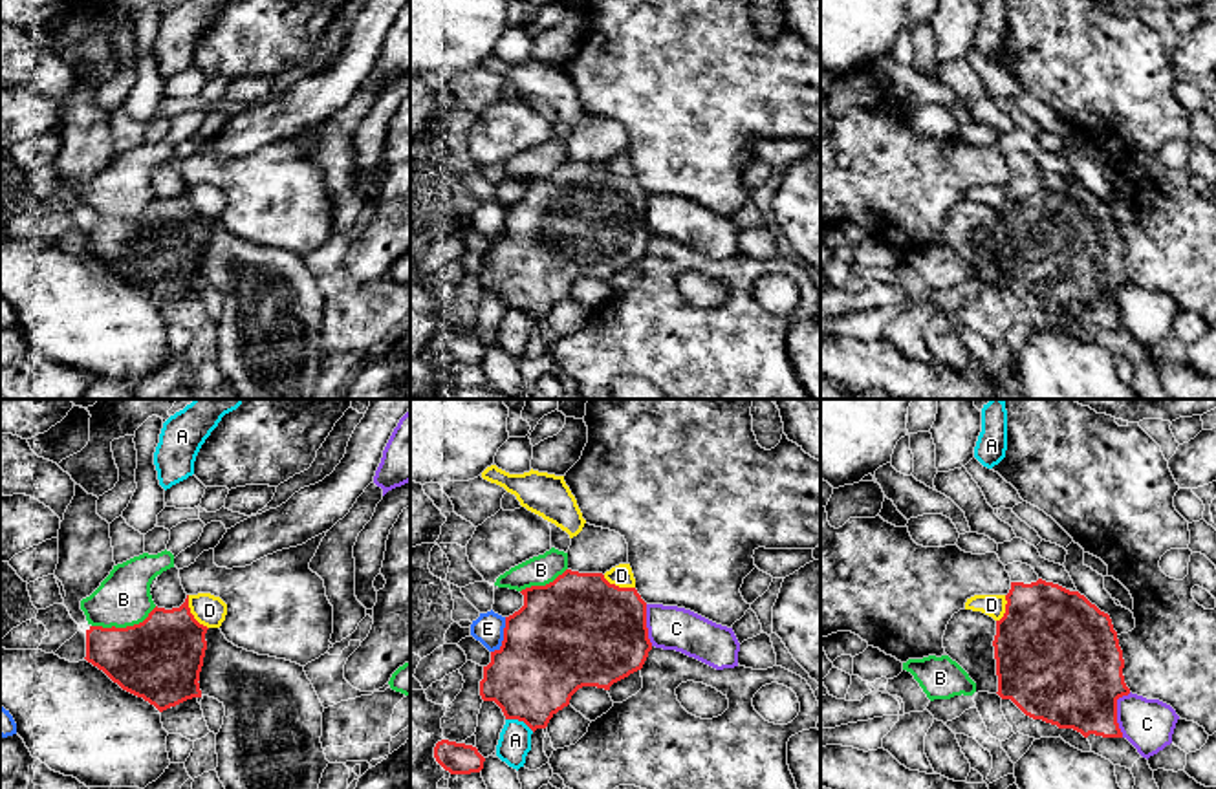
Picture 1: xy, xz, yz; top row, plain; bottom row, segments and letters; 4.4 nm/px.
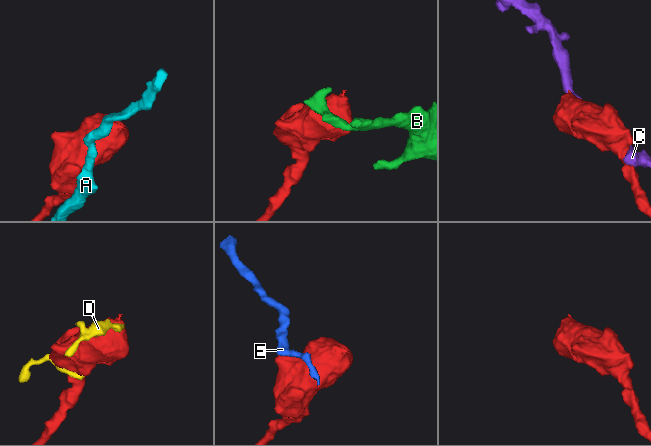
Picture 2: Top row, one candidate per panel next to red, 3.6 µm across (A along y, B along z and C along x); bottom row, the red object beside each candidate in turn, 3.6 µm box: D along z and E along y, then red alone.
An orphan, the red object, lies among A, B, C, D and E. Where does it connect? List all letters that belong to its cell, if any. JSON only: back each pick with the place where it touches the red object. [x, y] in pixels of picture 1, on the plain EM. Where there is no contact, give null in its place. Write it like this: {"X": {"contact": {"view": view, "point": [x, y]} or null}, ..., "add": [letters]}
{"add": []}

